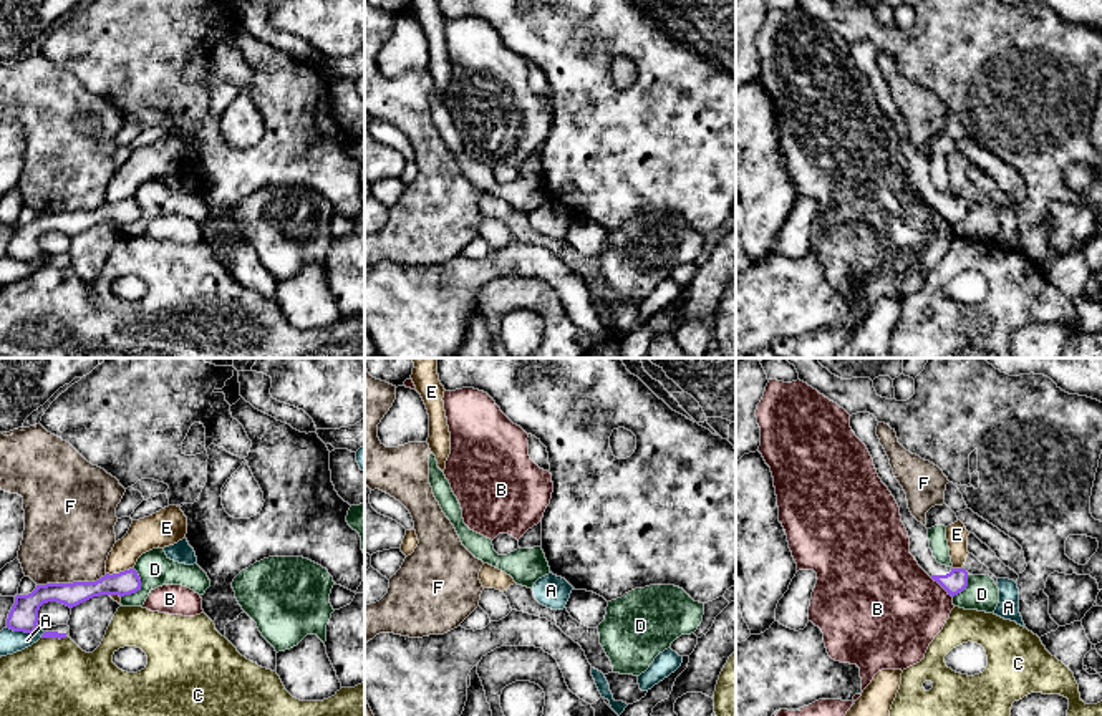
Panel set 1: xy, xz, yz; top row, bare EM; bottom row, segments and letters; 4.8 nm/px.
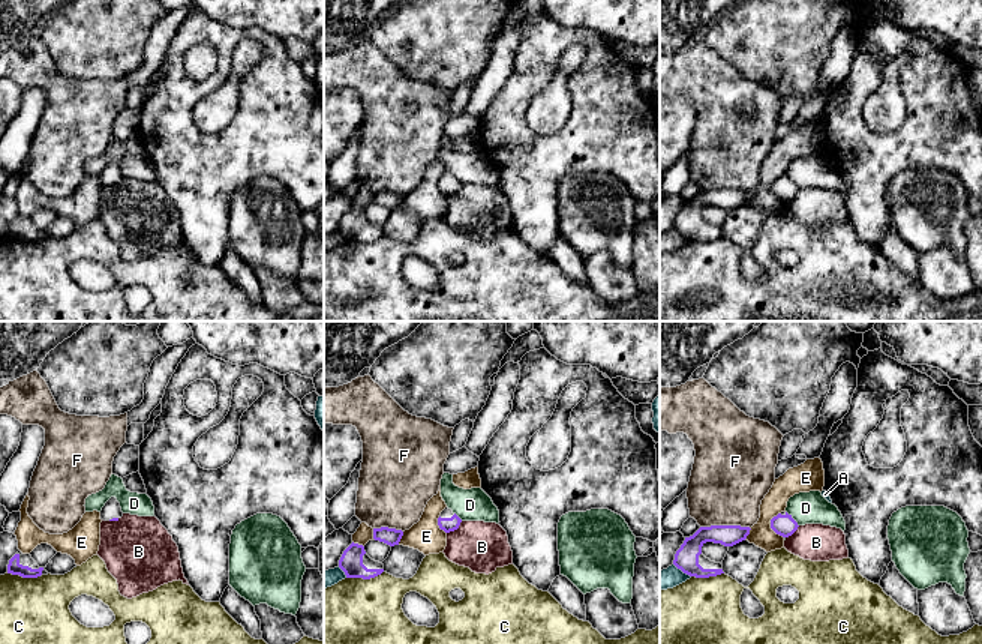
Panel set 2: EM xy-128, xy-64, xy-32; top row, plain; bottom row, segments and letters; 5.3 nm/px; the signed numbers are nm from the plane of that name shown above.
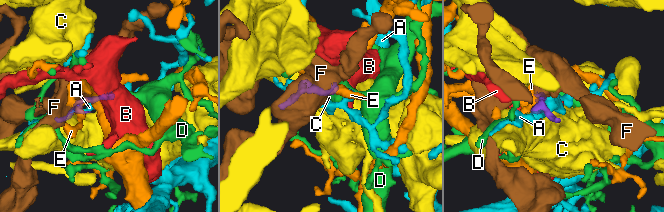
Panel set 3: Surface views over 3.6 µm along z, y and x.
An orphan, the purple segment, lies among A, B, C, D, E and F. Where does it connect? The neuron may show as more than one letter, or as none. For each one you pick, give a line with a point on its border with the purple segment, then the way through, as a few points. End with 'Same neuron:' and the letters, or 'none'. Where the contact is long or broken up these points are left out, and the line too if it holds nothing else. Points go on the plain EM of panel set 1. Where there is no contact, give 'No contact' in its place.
Same neuron: none

